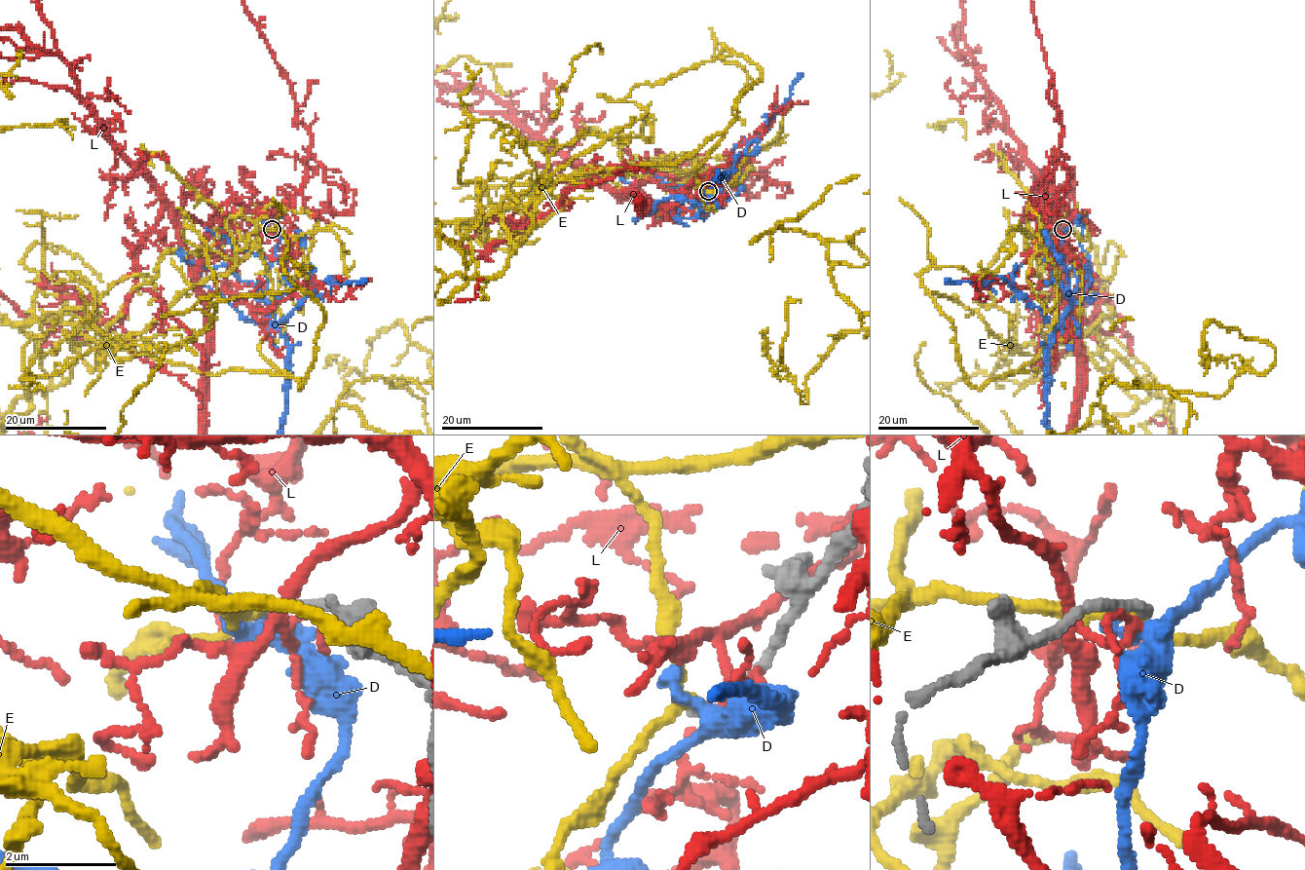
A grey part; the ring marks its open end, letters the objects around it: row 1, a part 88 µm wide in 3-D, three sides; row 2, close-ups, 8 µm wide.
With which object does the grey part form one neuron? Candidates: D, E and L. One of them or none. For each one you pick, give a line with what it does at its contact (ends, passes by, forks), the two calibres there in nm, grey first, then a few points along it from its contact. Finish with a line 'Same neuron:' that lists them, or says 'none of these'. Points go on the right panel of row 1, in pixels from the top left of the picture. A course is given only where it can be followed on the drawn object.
E: It passes by. Thickness 190 nm (grey) against 160 nm
Same neuron: E

